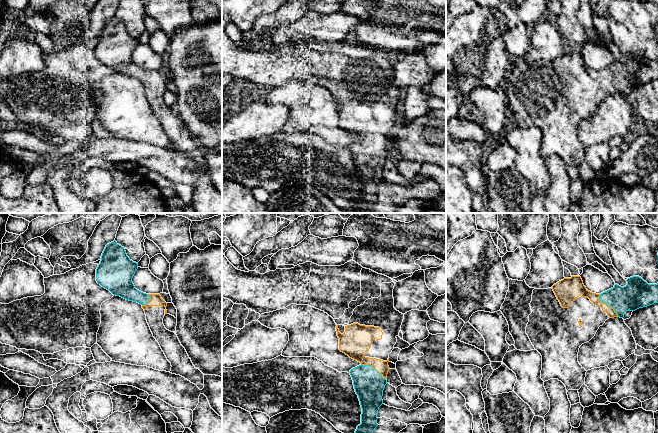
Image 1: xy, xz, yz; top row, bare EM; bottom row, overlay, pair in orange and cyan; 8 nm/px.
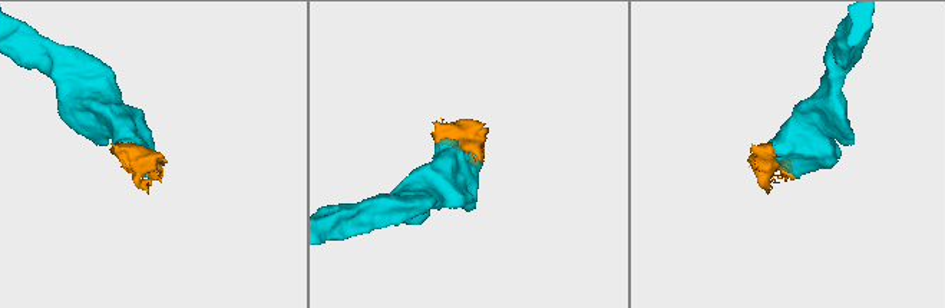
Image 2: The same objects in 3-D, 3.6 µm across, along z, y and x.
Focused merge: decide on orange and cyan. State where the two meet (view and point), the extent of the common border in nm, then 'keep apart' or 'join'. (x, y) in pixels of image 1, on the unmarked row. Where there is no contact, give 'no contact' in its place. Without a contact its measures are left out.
yz (606, 81) | 240 nm | join

